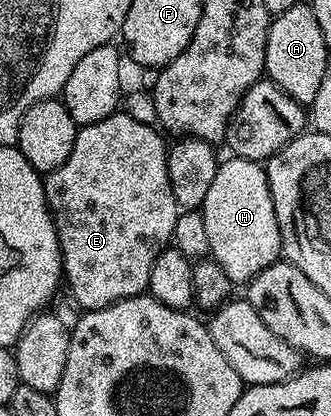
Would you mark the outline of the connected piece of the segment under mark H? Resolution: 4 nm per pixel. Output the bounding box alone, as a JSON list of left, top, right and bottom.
[201,159,283,286]

